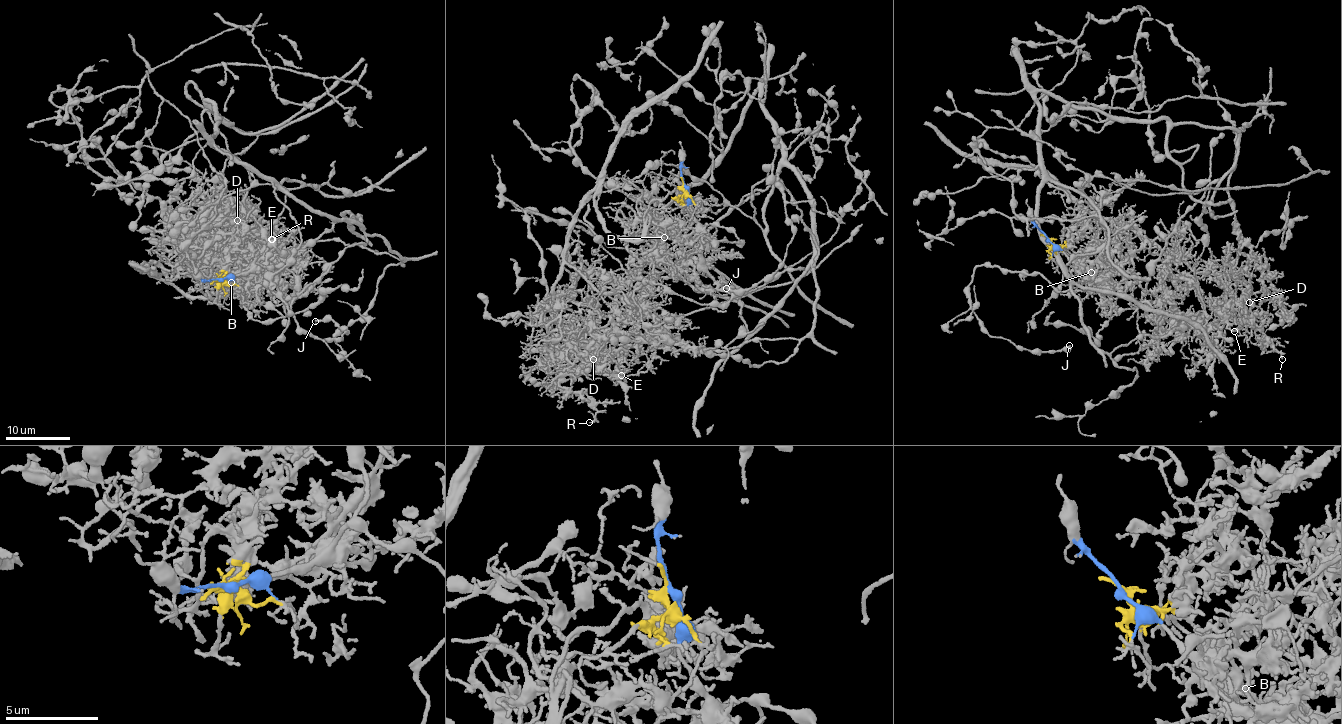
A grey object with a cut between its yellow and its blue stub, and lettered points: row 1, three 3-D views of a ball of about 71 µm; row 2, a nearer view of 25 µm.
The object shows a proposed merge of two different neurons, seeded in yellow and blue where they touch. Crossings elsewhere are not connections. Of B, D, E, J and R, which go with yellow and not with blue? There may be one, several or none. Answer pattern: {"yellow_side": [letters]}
{"yellow_side": ["B", "D", "E", "R"]}

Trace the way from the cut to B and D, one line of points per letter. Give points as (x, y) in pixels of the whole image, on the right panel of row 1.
B: (1047, 238), (1060, 245), (1070, 236), (1070, 232), (1064, 231), (1061, 246), (1075, 259), (1083, 259), (1091, 272)
D: (1047, 238), (1086, 238), (1131, 307), (1167, 298), (1190, 326), (1235, 312), (1248, 322), (1249, 302)

